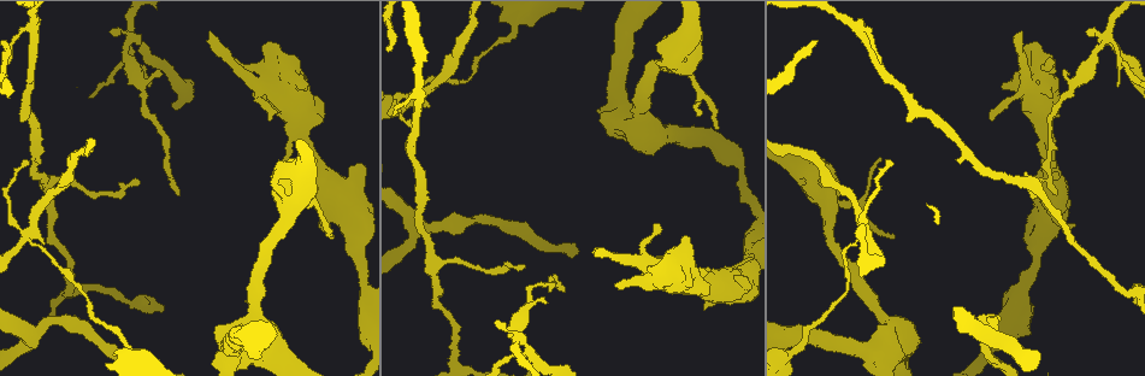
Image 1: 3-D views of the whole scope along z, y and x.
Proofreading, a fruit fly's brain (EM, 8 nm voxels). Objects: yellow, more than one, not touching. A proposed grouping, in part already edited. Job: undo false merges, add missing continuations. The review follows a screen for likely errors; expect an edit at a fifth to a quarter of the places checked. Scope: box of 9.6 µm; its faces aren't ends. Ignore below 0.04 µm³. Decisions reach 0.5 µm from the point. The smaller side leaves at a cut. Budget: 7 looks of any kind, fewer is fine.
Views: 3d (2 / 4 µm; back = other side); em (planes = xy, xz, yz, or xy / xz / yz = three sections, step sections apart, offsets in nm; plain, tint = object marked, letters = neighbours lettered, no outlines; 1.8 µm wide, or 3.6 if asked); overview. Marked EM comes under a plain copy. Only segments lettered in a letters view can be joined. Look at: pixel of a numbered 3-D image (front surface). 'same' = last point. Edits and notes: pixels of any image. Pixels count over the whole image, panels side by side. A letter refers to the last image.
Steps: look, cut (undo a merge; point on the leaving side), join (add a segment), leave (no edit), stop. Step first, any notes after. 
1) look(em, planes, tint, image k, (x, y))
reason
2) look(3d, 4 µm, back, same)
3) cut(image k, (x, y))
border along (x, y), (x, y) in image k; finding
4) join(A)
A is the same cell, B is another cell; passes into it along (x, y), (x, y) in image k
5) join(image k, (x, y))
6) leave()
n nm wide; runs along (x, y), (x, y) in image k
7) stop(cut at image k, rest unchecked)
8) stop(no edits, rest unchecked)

look(em, xz, step 16, letters, image 1, (1004, 87))
thick end

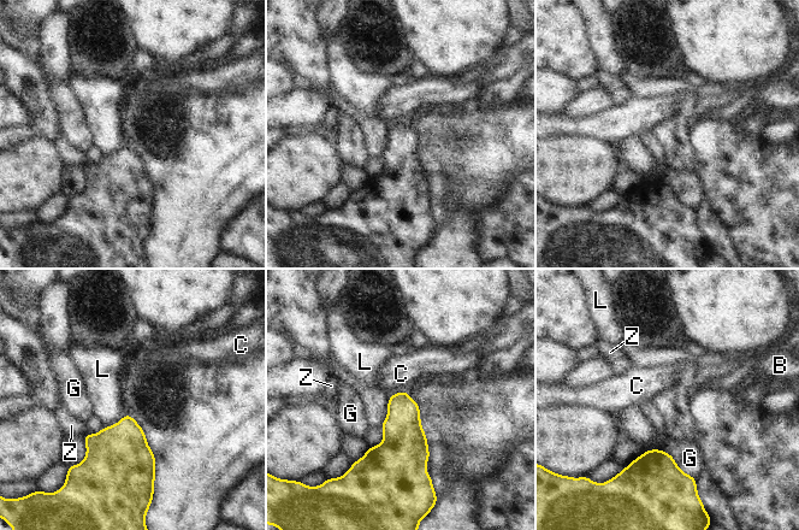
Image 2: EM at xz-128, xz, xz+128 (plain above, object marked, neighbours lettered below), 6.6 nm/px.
look(em, yz, step 16, letters, same)
cut it another way

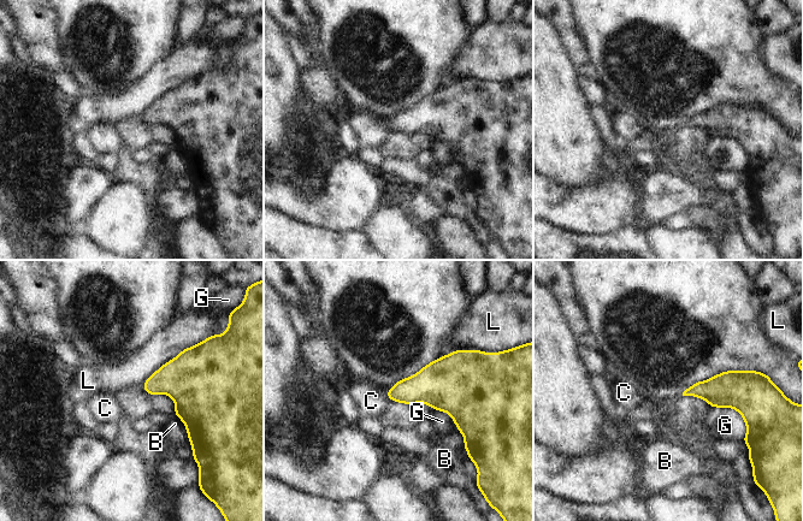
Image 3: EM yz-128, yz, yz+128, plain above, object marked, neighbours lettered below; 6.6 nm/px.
leave()
B, C, G and L are other cells; border along (385, 391), (389, 401) in image 3; none of them fits

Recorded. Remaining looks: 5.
look(3d, 4 µm, image 1, (212, 33))

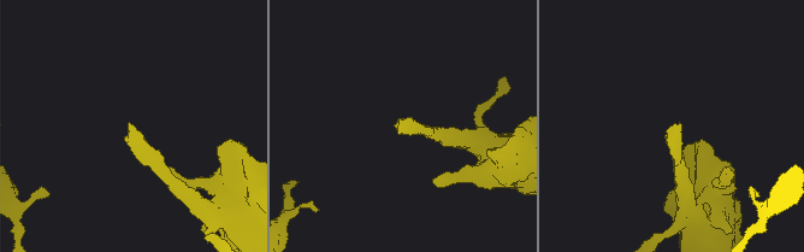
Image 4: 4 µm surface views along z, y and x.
look(em, planes, letters, image 4, (128, 123))
now the EM

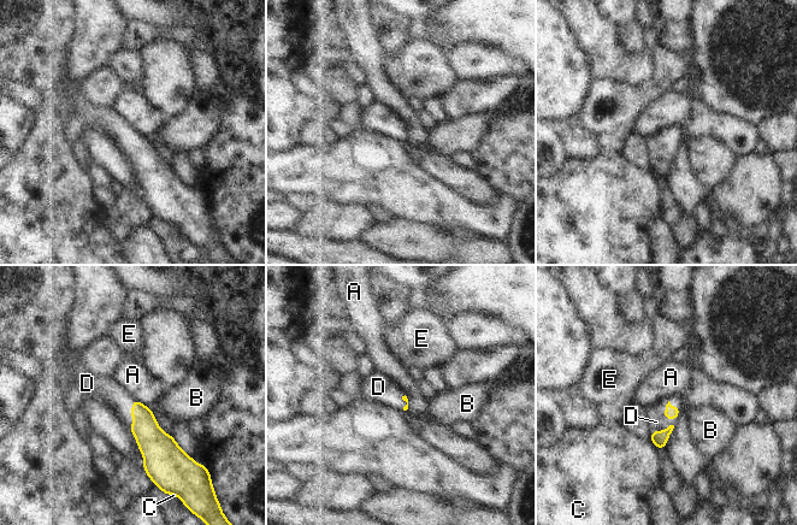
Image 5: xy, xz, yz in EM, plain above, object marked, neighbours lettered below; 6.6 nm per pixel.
join(D)
D is the same cell, A, B, C and E are other cells; it goes on there

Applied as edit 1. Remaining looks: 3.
look(overview)
see it whole again

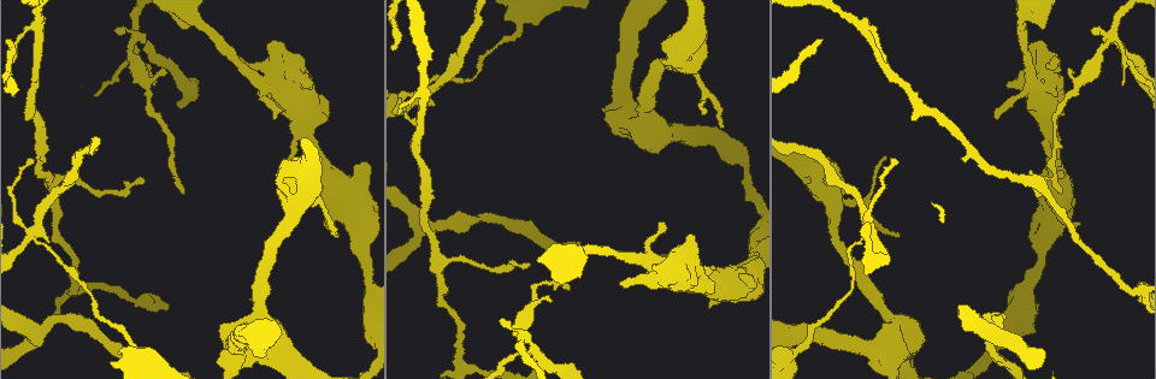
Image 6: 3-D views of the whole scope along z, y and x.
look(em, xy, step 8, tint, image 6, (1053, 190))
thick turns thin

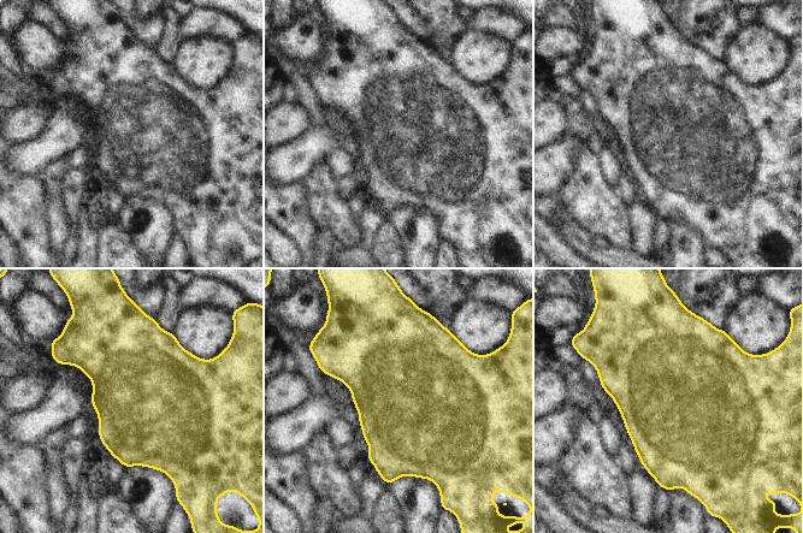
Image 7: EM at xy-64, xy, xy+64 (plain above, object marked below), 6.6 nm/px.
look(em, planes, letters, same)

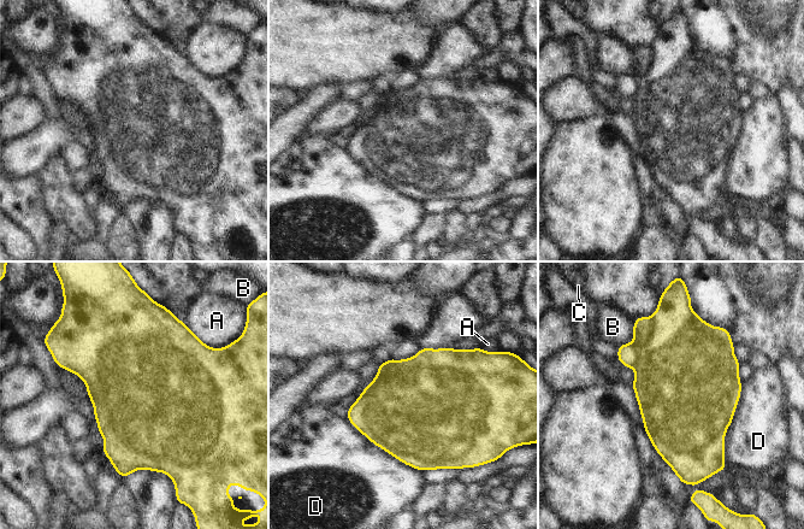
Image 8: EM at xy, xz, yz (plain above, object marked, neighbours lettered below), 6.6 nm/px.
leave()
A, B, C and D are other cells; border along (742, 381), (725, 463) in image 8; all the same neuron

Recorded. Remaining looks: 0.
stop(join at image 5, rest unchecked)

